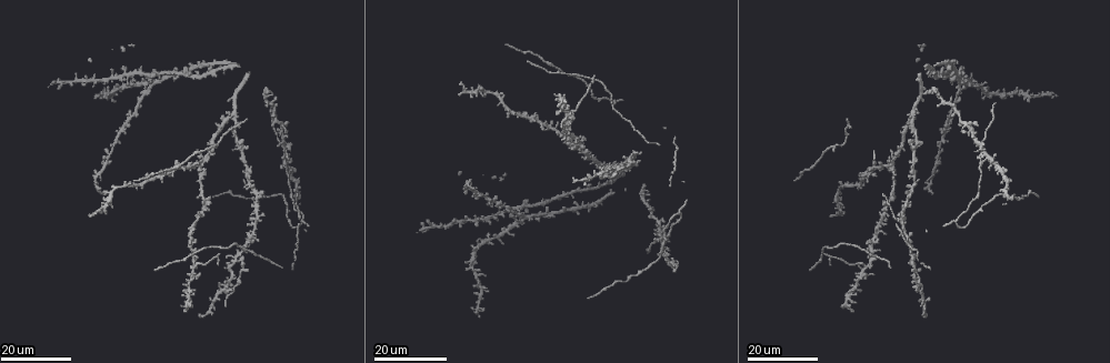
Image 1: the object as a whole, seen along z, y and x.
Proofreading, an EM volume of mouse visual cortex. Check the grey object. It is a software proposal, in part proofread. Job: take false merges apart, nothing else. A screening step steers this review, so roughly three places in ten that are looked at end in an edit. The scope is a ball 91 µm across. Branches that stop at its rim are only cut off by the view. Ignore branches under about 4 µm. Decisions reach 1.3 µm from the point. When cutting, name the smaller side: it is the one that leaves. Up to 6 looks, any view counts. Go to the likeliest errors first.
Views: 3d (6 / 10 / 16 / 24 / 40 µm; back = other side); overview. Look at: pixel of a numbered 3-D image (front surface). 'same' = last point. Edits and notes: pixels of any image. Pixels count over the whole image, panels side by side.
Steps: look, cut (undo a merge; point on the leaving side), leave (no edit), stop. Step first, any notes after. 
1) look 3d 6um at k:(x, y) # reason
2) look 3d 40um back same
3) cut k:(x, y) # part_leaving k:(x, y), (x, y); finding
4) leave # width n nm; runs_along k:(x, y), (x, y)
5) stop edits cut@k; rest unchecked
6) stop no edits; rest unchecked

look 3d 24um at 1:(239, 262) # looks like a crossing

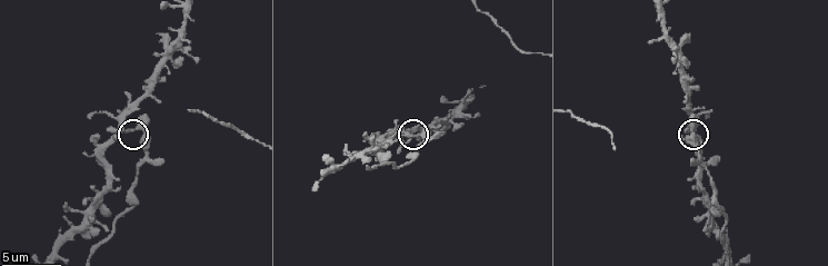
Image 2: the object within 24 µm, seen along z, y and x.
look 3d 6um at 2:(407, 134) # closer look

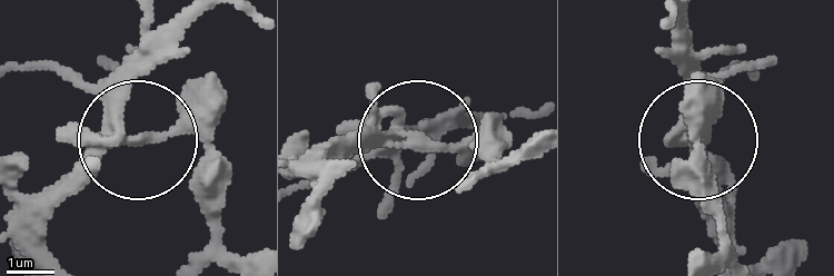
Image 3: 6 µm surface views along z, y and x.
look 3d 6um back at 3:(409, 138)

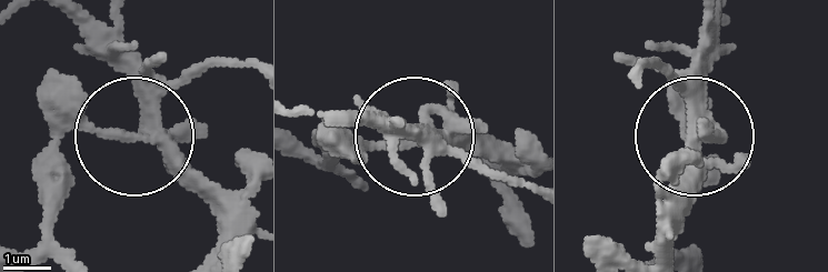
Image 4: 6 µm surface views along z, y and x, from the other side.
cut 4:(75, 100) # a second neuron is stuck on

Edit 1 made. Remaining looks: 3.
look overview

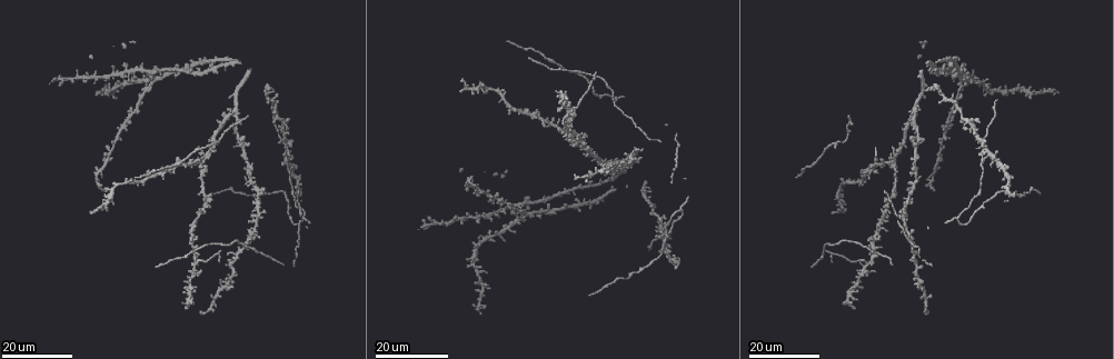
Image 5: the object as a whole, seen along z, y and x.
look 3d 16um at 5:(499, 93) # four or more arms meet

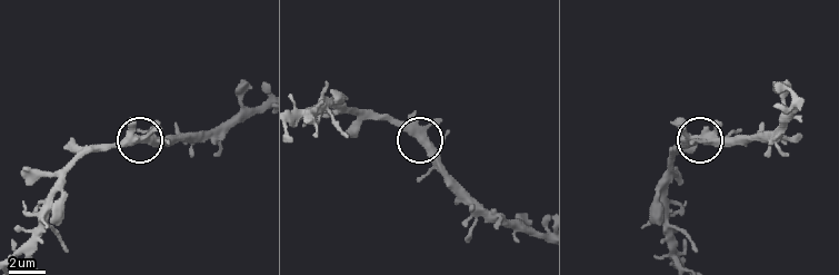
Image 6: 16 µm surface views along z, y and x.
look 3d 10um at 6:(687, 137)

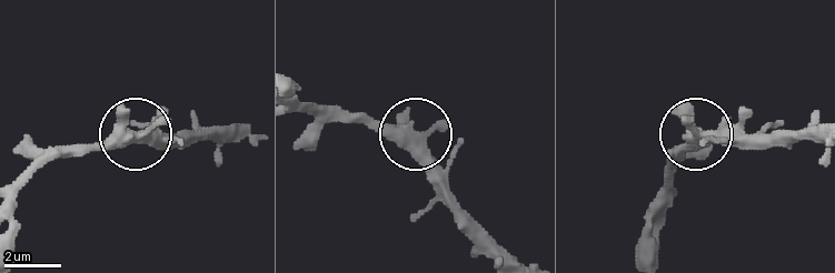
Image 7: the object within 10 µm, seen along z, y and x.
leave # width 380 nm; runs_along 7:(507, 252), (457, 201), (420, 144), (345, 122); all the same neuron

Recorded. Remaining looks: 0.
stop edits cut@4; rest unchecked

